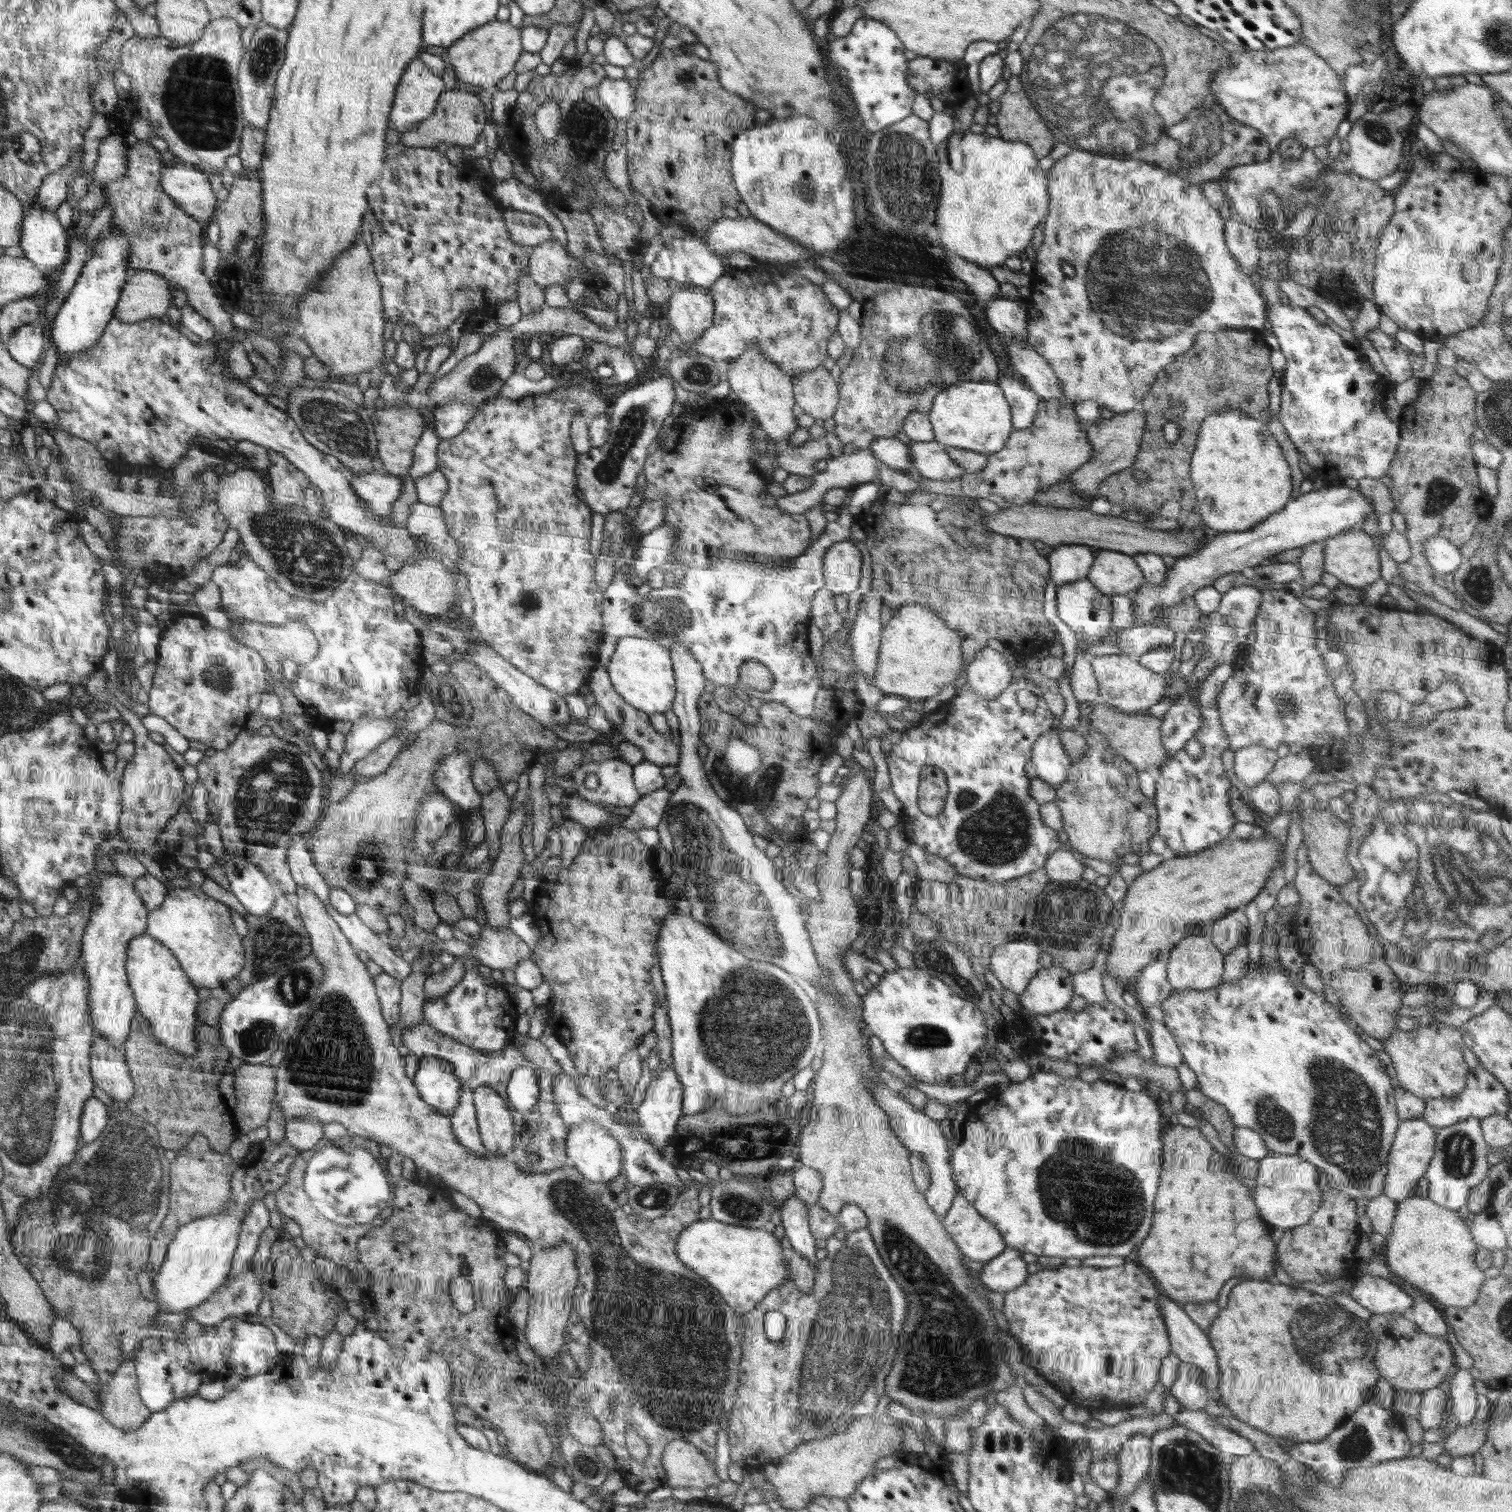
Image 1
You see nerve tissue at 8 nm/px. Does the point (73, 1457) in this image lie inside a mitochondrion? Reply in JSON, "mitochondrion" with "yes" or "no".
{"mitochondrion":"yes"}

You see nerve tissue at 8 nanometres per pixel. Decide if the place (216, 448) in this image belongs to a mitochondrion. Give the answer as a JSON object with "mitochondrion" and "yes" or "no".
{"mitochondrion":"yes"}

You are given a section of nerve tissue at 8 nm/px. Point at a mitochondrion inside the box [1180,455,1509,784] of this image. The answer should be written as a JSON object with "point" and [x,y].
{"point":[1441,494]}

